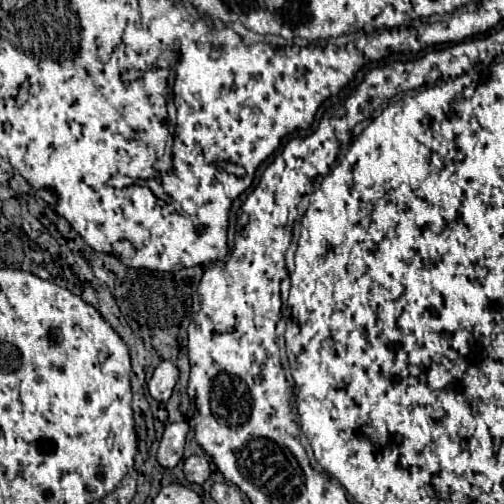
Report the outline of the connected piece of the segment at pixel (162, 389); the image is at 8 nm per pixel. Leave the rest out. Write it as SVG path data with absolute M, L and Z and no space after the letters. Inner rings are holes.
M161 361L147 385L151 397L157 401L167 401L171 397L175 383L177 383L177 377L179 377L177 367L171 361Z

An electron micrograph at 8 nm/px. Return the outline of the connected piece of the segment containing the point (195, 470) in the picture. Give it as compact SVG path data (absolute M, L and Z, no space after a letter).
M199 455L187 457L183 471L185 471L185 477L189 483L199 483L199 485L211 475L209 461L205 457L199 457Z

